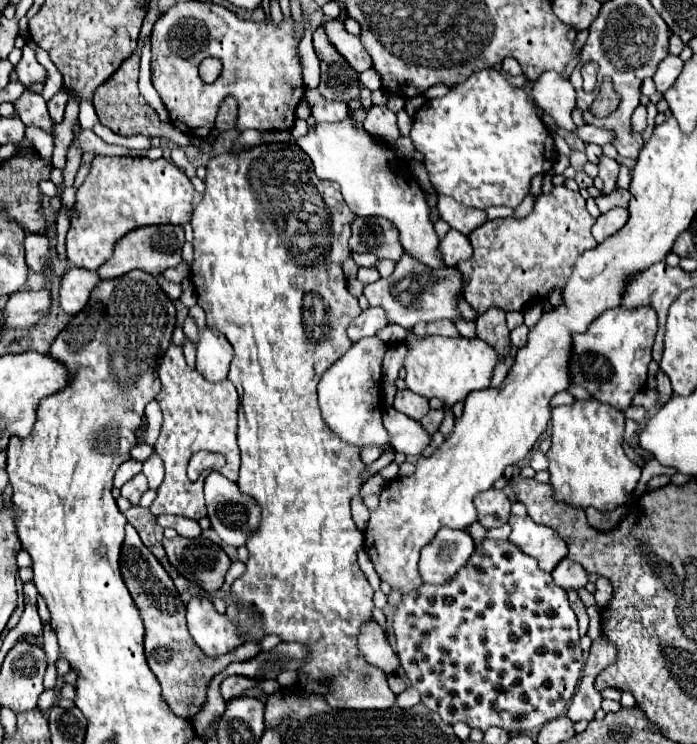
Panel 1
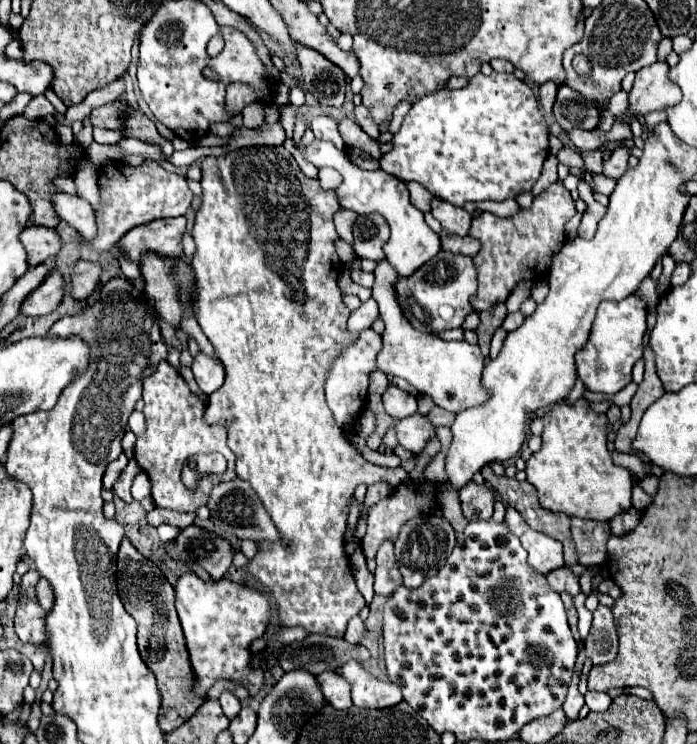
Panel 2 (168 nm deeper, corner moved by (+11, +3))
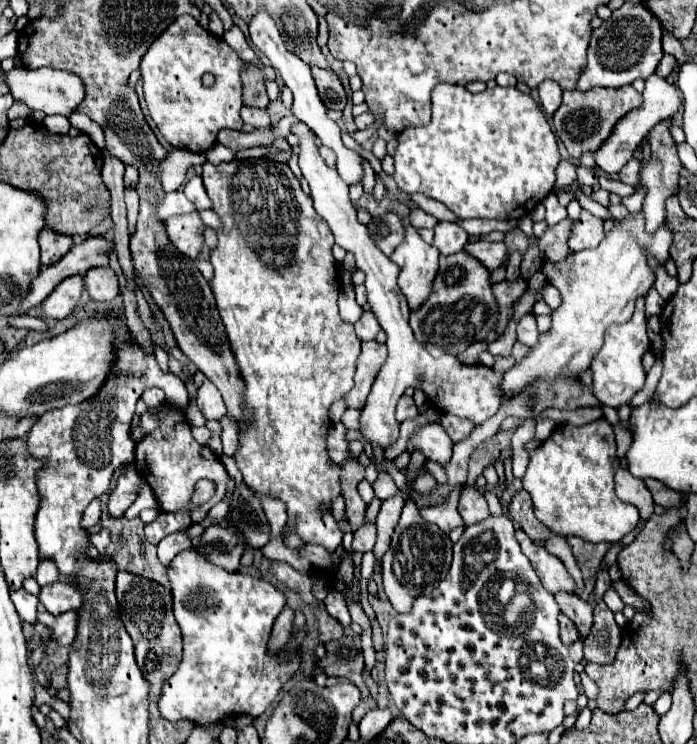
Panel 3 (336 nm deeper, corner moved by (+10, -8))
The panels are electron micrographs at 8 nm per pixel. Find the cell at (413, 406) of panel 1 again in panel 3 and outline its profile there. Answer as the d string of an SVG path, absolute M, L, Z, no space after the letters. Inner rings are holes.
M402 395L400 401L398 401L398 405L396 405L396 421L402 423L402 421L414 419L414 417L418 417L418 415L420 415L420 413L418 413L418 407L416 407L414 399L408 397L408 395Z

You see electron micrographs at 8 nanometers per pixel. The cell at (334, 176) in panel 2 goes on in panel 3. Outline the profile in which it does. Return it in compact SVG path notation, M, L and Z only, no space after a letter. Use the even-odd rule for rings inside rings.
M296 123L292 127L292 133L300 137L300 169L310 185L310 193L314 199L314 209L326 223L330 225L334 239L340 247L346 251L352 251L356 255L356 267L366 273L366 289L368 289L368 305L370 311L376 315L382 331L388 335L386 347L388 347L388 359L380 367L376 381L372 385L372 391L368 395L366 407L362 409L362 433L364 439L370 443L378 443L382 447L394 443L400 436L400 423L396 421L395 409L398 399L404 395L408 387L422 389L428 399L442 411L452 413L462 419L470 419L474 425L482 425L486 419L490 419L500 403L502 403L502 391L498 391L498 373L494 373L490 367L482 363L464 365L456 359L456 355L442 355L432 357L412 335L412 329L408 325L410 307L406 303L406 297L402 295L396 279L400 273L400 267L392 263L370 239L366 225L358 223L356 211L348 197L348 185L340 179L338 171L332 167L326 167L324 159L318 153L316 135L304 125Z

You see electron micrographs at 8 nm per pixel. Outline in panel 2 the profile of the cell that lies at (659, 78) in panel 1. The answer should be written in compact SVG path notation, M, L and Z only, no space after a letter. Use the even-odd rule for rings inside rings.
M655 62L649 68L641 68L641 72L637 72L635 86L629 92L629 108L621 116L617 116L617 120L629 126L631 118L641 118L641 116L647 116L649 112L659 112L659 110L671 108L673 104L679 104L681 102L681 90L677 88L677 84L673 84L669 80L667 74L669 74L667 62Z

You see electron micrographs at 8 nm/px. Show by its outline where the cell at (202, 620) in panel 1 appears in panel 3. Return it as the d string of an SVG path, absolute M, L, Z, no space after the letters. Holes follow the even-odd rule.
M194 549L182 551L168 565L168 577L172 583L174 617L184 637L184 657L172 679L166 681L160 695L160 713L170 721L188 719L196 725L208 725L224 721L228 715L262 715L276 699L280 687L294 675L300 665L300 657L294 653L280 665L278 655L268 655L268 639L274 619L284 609L284 595L262 579L250 575L228 573L212 563L206 563Z

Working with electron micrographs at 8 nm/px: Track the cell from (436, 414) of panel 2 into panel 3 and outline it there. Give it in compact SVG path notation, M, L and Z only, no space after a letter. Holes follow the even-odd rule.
M442 415L440 425L444 427L444 431L448 433L448 437L450 437L454 443L464 441L464 439L472 433L472 429L474 429L474 425L472 425L468 419L458 419L458 417L454 417L454 415Z

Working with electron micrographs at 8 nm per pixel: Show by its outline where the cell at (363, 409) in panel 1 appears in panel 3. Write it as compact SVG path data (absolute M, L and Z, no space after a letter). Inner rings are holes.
M376 341L362 343L362 353L358 357L358 369L354 375L354 389L344 397L348 407L364 409L366 397L370 393L370 387L374 383L378 367L384 361L386 361L386 345L380 345Z

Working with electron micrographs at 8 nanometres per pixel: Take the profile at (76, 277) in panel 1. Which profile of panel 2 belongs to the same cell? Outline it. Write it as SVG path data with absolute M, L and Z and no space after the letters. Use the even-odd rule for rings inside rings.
M79 260L73 270L73 296L75 298L87 298L99 284L101 278L101 264L99 262L85 262Z

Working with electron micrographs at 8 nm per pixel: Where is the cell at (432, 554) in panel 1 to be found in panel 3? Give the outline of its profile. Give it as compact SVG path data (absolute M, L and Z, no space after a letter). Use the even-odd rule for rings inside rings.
M406 499L402 517L392 533L390 549L384 555L382 561L382 579L384 579L384 591L392 603L392 607L398 613L406 613L412 607L412 601L422 595L422 591L442 579L452 563L452 541L450 537L440 531L436 525L426 523L412 499Z

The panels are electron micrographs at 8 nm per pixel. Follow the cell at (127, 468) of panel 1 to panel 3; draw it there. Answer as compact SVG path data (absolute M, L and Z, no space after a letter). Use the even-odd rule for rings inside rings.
M98 498L92 500L88 507L85 509L81 525L88 529L98 523L101 515L101 503Z

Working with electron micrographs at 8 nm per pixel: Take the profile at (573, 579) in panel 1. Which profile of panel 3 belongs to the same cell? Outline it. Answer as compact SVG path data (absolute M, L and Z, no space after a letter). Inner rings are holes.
M566 591L556 593L556 601L560 605L560 611L574 621L580 635L588 635L592 627L592 607L586 601L582 601L580 597L566 593Z

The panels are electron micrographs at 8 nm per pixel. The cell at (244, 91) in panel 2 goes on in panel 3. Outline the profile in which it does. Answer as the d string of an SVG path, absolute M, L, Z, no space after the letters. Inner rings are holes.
M250 65L250 69L242 73L242 103L246 107L260 107L260 109L268 107L270 99L266 95L264 77L274 79L274 69L272 67L258 69L256 65Z

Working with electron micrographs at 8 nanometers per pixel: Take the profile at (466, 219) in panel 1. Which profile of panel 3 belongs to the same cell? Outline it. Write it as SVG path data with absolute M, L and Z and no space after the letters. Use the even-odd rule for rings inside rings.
M440 221L434 227L434 241L432 245L440 249L442 255L454 255L458 251L462 251L462 247L468 243L468 233L458 225L458 223L446 223Z

